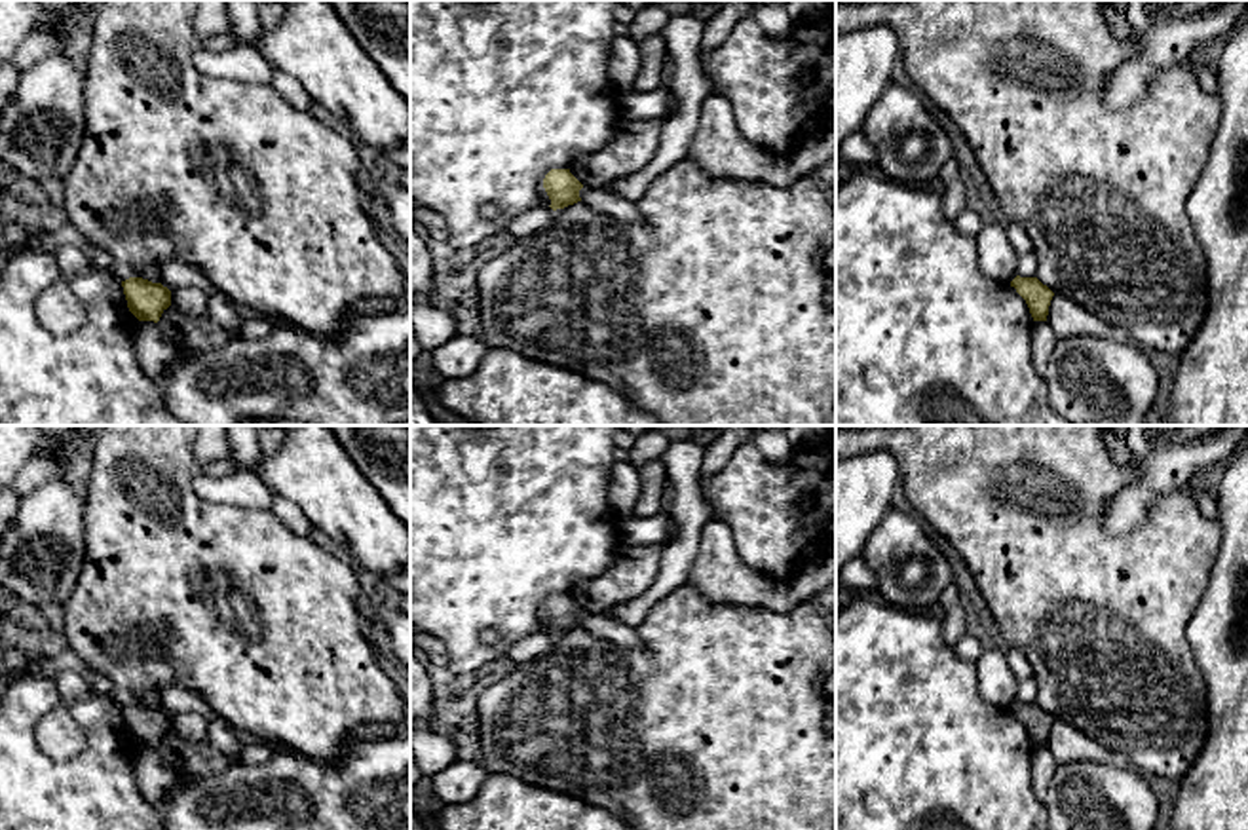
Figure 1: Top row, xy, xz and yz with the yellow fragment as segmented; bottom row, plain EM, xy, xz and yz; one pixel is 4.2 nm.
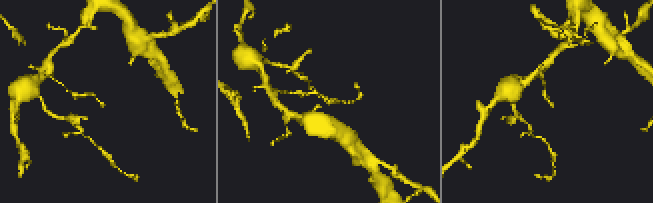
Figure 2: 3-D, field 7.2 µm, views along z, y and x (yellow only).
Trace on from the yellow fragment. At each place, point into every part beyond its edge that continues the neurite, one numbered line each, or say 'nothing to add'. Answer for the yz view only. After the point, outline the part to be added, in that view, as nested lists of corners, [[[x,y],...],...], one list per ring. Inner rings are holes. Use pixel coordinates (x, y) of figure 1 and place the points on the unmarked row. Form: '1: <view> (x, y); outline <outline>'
nothing to add

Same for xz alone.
nothing to add

